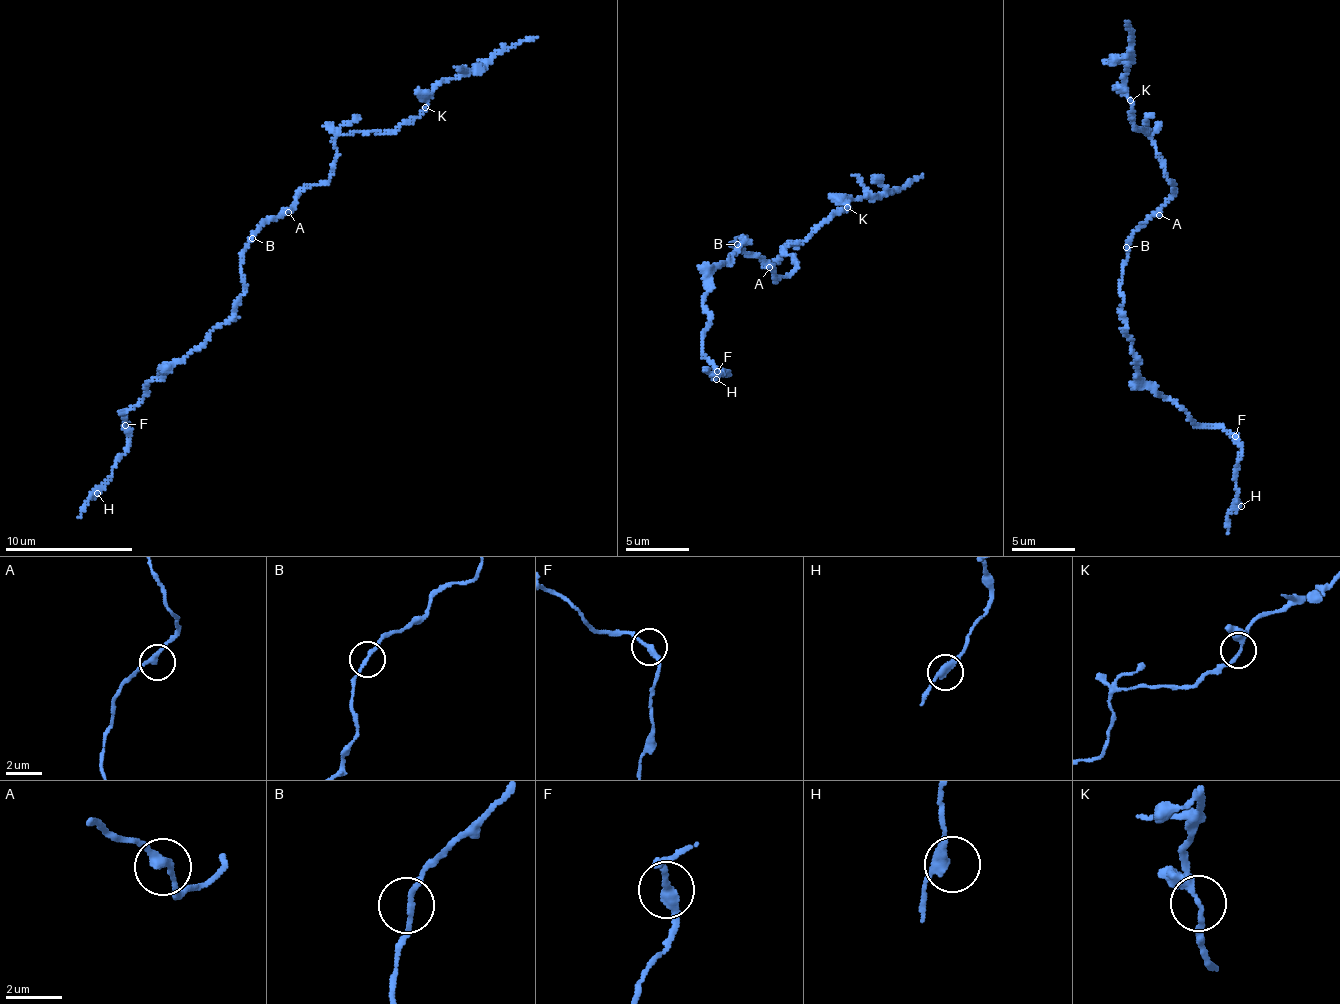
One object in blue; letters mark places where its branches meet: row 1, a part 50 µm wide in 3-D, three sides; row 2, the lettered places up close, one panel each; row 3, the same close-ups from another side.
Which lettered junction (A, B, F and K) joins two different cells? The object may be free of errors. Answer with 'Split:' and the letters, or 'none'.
Split: none

